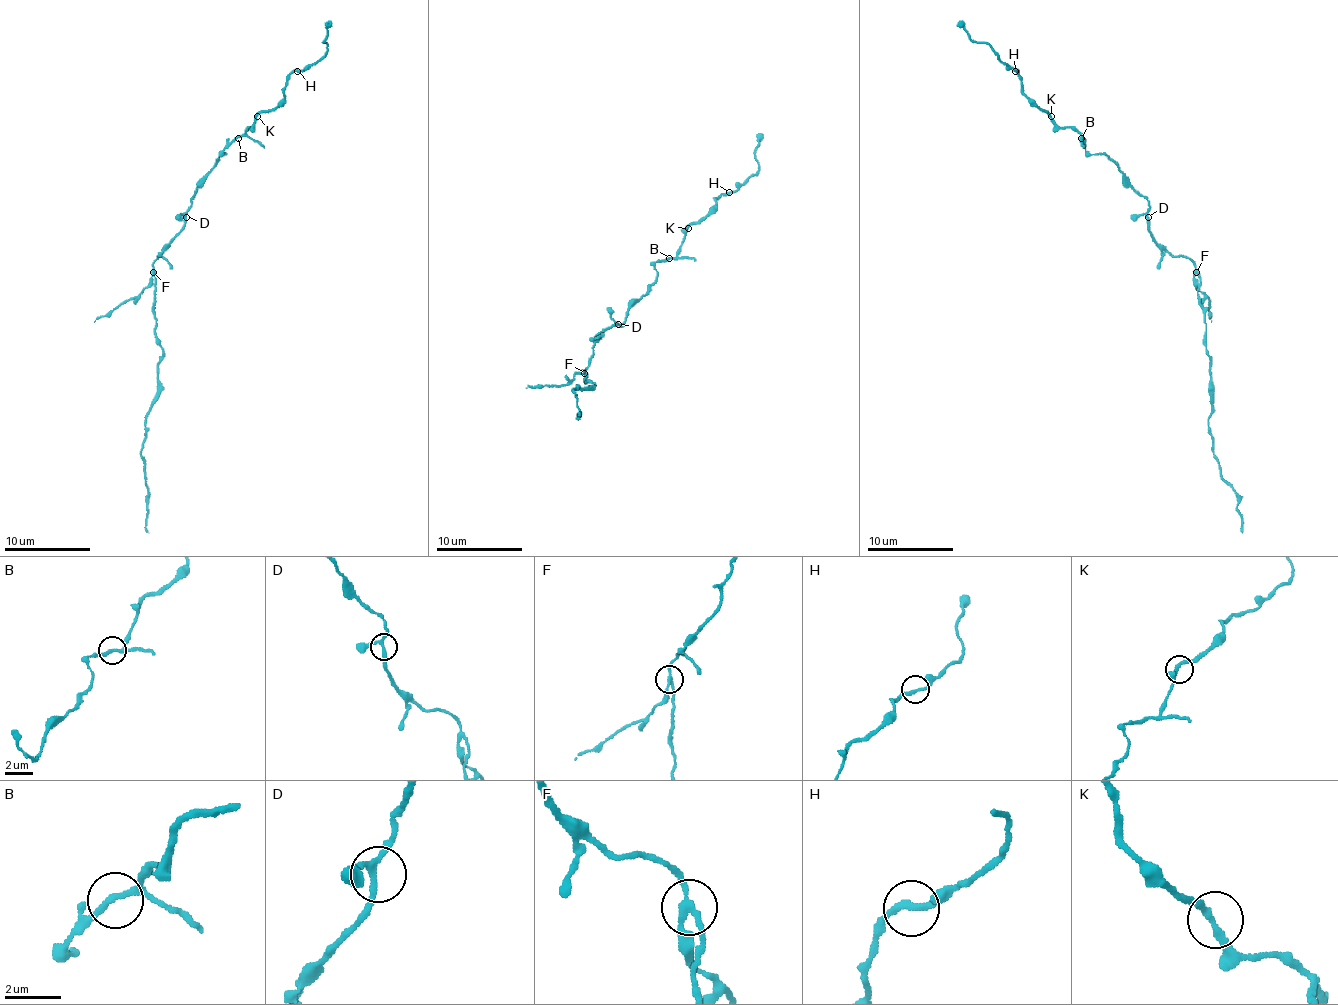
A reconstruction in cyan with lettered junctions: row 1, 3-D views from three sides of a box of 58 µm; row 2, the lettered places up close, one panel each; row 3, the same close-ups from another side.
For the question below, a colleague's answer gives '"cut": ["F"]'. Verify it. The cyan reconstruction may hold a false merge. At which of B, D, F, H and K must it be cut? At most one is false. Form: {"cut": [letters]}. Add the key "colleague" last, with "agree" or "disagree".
{"cut": ["F"], "colleague": "agree"}

